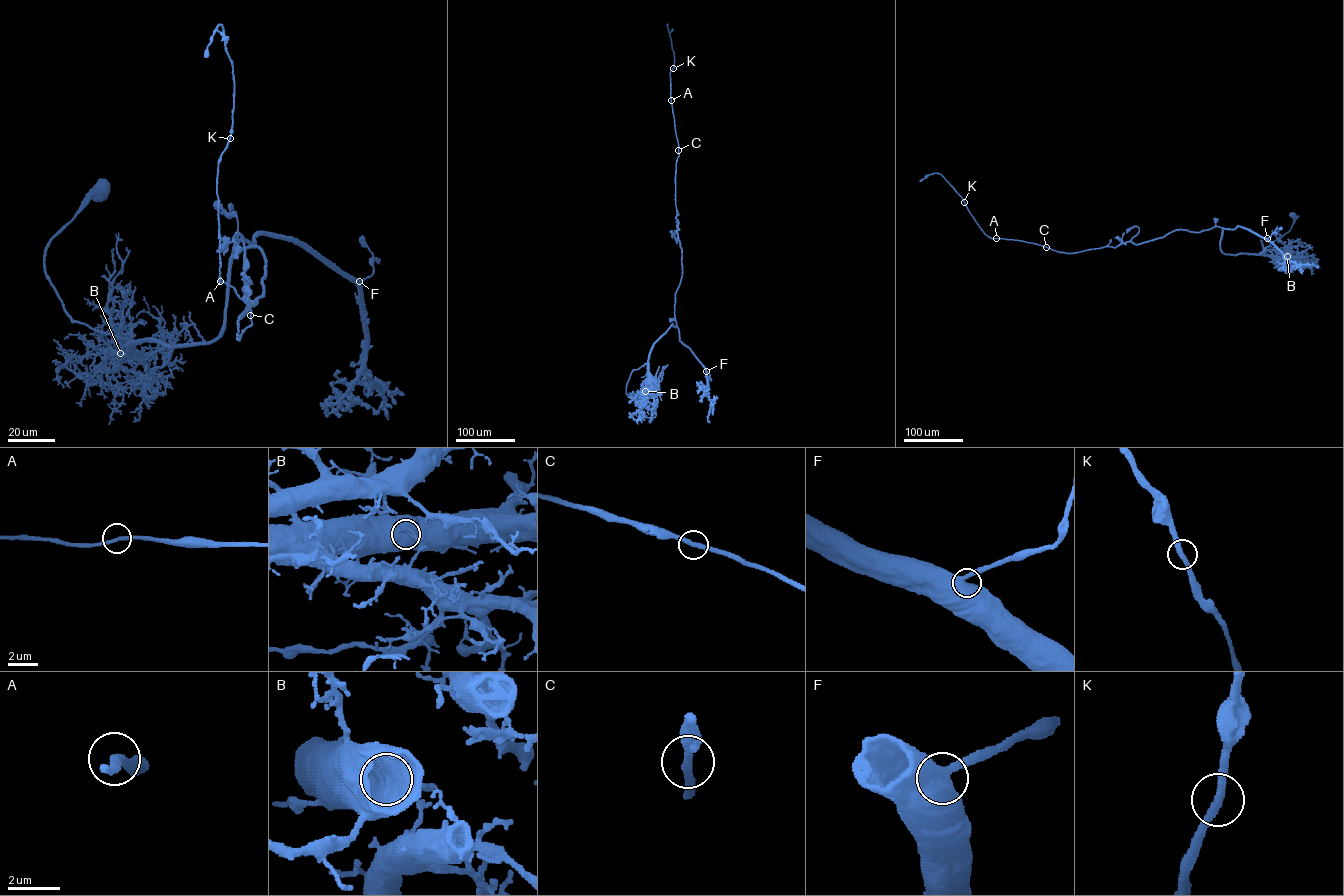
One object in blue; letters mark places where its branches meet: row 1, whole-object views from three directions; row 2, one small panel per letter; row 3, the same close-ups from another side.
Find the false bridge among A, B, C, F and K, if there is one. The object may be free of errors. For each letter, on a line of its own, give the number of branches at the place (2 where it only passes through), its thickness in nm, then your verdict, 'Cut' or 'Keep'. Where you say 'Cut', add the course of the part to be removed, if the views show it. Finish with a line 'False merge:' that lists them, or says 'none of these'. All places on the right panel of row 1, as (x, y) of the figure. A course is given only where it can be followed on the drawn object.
A: Branches: 2. Thickness 280 nm. Keep
B: Branches: 2. Thickness 500 nm. Keep
C: Branches: 2. Thickness 300 nm. Keep
F: Branches: 2. Thickness 550 nm. Keep
K: Branches: 2. Thickness 320 nm. Keep
False merge: none of these

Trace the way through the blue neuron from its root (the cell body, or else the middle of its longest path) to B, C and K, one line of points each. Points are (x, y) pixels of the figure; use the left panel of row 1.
B: (106, 191), (93, 195), (51, 240), (45, 271), (74, 321), (129, 341), (129, 352), (120, 353)
C: (106, 191), (45, 251), (74, 321), (209, 343), (238, 234), (237, 257), (265, 258), (238, 339), (250, 315)
K: (106, 191), (46, 249), (65, 311), (209, 343), (238, 234), (265, 258), (239, 339), (230, 138)

